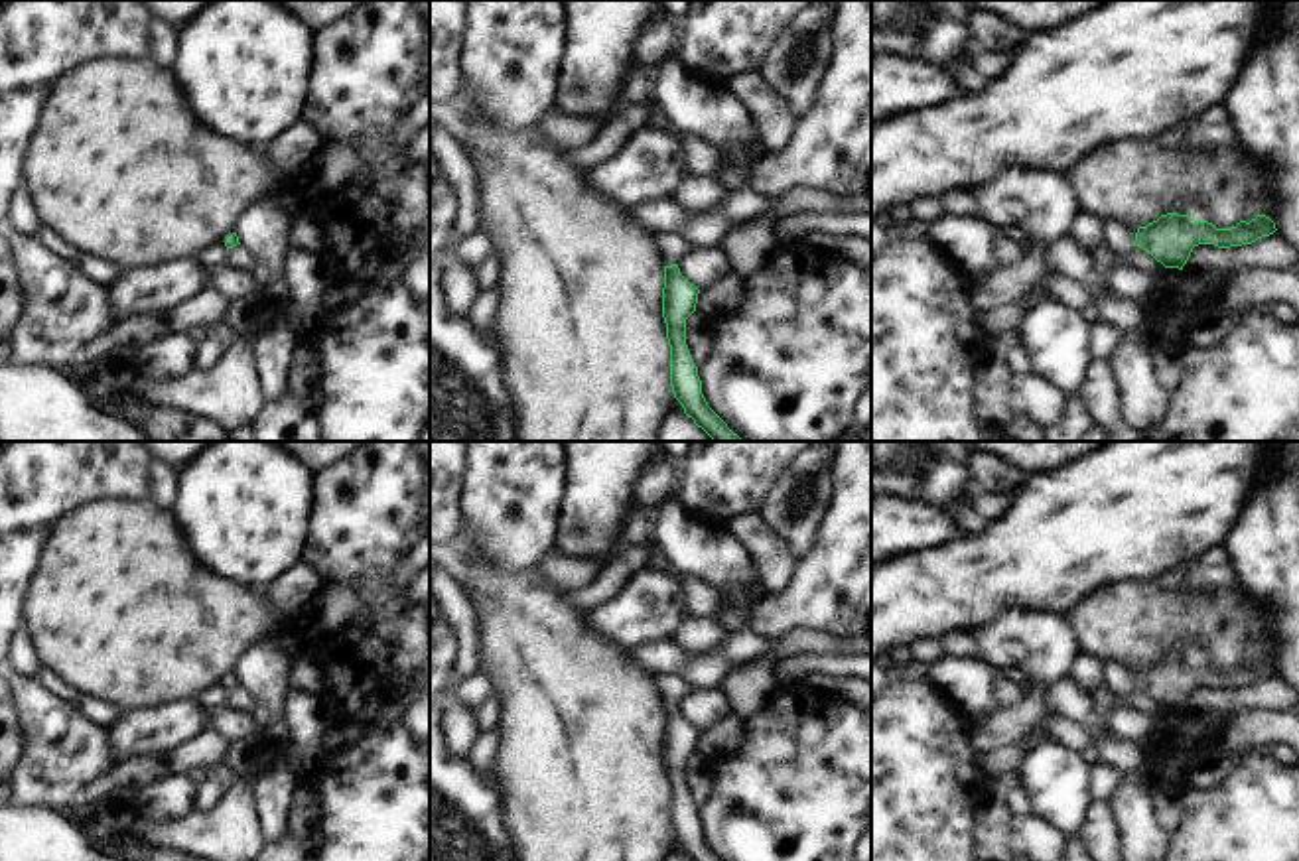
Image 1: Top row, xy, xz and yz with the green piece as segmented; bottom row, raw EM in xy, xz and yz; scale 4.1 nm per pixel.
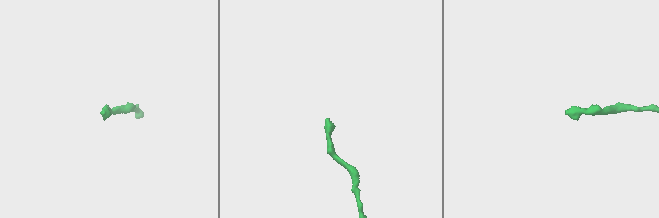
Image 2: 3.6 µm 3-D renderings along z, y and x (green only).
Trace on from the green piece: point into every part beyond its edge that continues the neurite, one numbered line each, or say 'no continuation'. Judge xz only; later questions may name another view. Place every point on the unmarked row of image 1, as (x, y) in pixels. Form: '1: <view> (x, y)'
1: xz (671, 690).

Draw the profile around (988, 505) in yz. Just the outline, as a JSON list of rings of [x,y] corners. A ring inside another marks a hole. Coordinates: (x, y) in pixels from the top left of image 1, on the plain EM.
[[[1021,485],[999,493],[982,491],[972,498],[972,506],[982,520],[995,520],[1007,514],[1019,493]]]

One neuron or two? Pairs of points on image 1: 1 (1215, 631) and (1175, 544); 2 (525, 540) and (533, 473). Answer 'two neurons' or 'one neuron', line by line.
1: two neurons
2: one neuron

